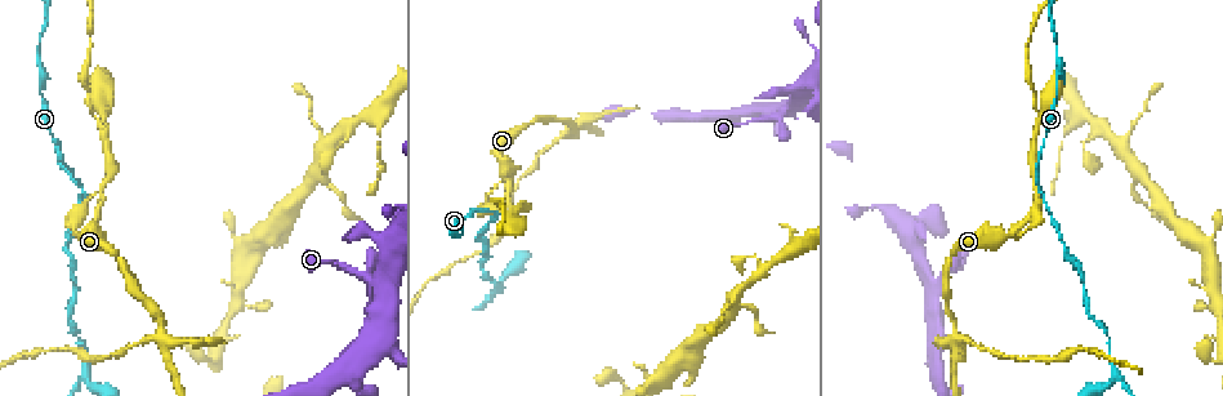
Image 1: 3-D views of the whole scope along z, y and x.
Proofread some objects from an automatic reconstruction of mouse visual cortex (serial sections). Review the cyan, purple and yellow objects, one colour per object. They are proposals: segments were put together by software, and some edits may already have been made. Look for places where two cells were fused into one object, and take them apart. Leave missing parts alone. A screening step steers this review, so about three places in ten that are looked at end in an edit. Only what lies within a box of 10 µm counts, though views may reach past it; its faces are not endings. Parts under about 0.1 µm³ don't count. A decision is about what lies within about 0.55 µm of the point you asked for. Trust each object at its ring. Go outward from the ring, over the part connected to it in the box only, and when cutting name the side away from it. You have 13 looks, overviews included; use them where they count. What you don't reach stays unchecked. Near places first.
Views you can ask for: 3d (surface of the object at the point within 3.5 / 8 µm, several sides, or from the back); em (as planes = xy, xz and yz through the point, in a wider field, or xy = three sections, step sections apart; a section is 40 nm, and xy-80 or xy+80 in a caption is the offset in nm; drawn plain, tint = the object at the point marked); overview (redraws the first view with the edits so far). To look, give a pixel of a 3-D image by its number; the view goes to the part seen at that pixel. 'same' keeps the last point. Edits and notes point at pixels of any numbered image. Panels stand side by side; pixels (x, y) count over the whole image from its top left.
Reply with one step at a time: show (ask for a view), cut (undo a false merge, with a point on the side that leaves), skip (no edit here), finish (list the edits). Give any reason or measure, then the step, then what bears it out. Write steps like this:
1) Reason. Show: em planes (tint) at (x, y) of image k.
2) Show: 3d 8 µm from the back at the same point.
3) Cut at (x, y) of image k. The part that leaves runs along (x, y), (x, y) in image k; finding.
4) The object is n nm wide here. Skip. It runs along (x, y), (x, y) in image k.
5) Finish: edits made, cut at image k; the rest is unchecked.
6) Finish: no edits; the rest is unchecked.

Branch point. Show: 3d 3.5 µm from the back at (930, 340) of image 1.

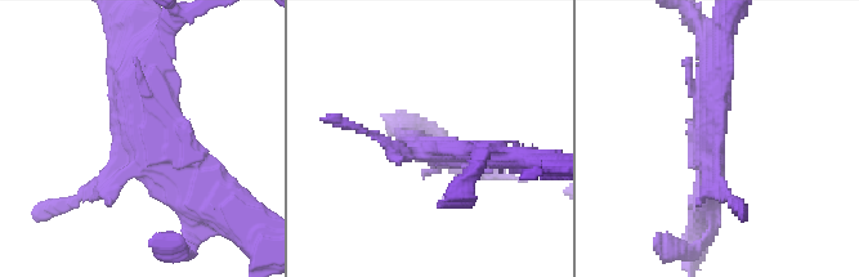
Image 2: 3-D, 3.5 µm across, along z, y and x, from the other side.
Skip. It runs along (146, 50), (146, 142), (210, 209) in image 2; continuous, no second cell.

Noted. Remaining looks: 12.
Narrows sharply. Show: 3d 3.5 µm at (946, 265) of image 1.

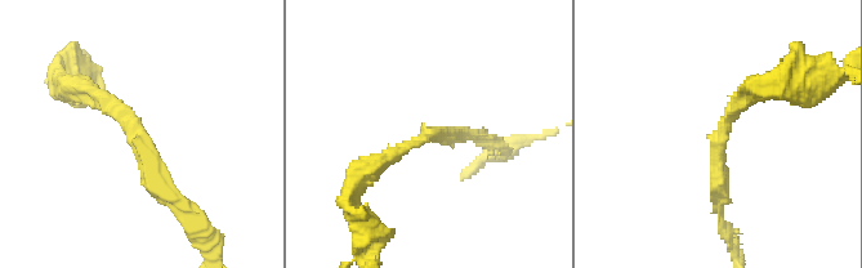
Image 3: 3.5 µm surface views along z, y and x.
The arms are 200, 250 nm wide; need the tissue. Show: em xy step 5 (tint) at (132, 136) of image 3.

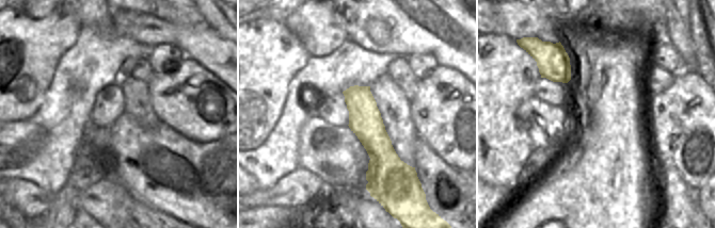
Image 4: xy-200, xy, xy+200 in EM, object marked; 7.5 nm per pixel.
Skip. It runs along (72, 88), (112, 111), (183, 206) in image 3; all the same cell.

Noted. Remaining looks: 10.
Three-way junction. Show: 3d 3.5 µm at (161, 333) of image 1.

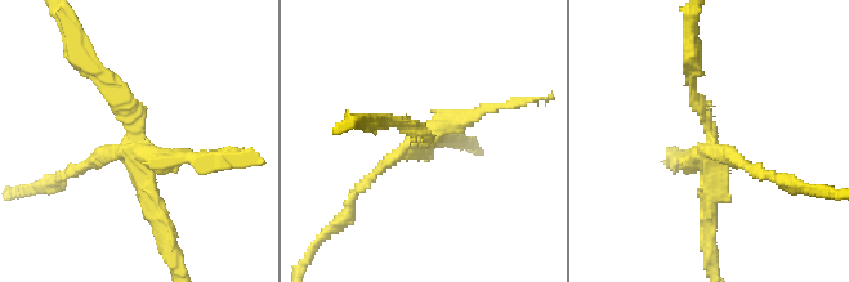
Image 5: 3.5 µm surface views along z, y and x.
Show: em planes (tint) at (417, 141) of image 5.

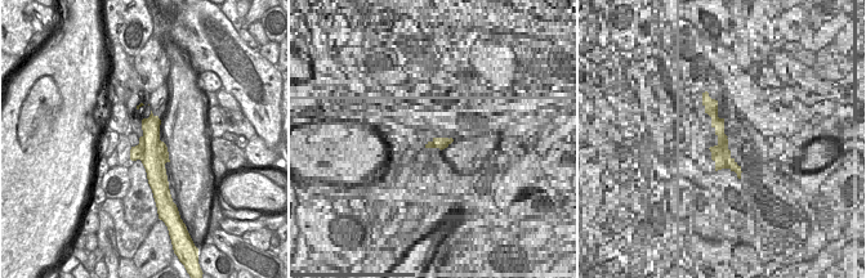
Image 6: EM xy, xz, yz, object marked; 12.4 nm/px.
Cut it another way. Show: em xy step 3 (tint) at the same point.

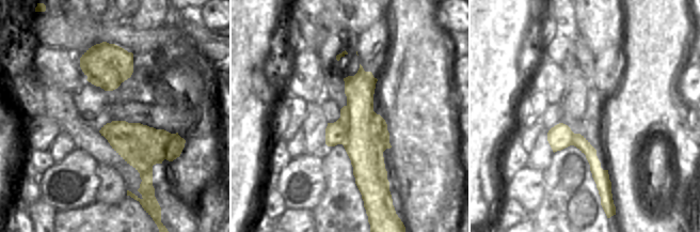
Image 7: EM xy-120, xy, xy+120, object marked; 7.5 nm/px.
The object is 360 nm wide here. Cut at (191, 159) of image 5. The part that leaves runs along (126, 150), (43, 186) in image 5; a second cell is stuck on.

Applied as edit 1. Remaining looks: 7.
Two arms at a narrow angle. Show: 3d 8 µm from the back at (516, 211) of image 1.

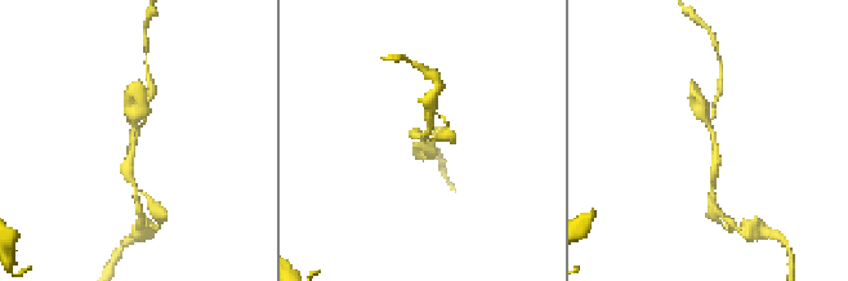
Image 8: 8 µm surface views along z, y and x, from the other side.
3 arms meet here; the arms are 150, 250, 300 nm wide; need the tissue. Show: em xy step 2 (tint) at the same point.

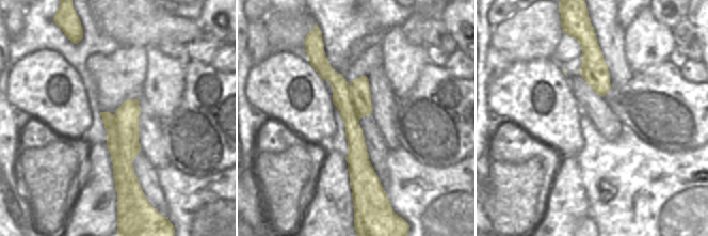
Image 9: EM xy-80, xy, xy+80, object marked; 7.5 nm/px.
Cut at (134, 107) of image 8. A border runs along (114, 114), (116, 157), (133, 197) in image 9; a second cell is stuck on.

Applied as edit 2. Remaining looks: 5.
Abrupt turn. Show: 3d 3.5 µm at (498, 288) of image 1.

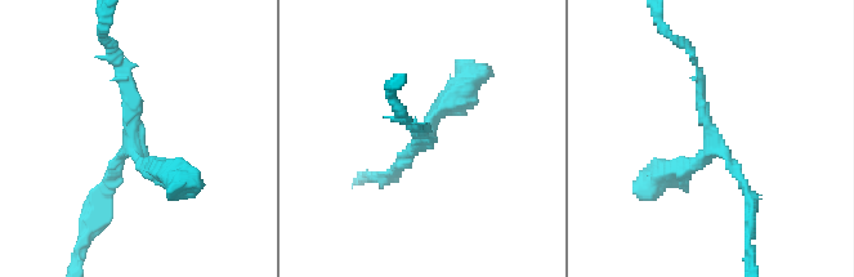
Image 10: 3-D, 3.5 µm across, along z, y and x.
Need the tissue. Show: em xy step 5 (tint) at (417, 135) of image 10.

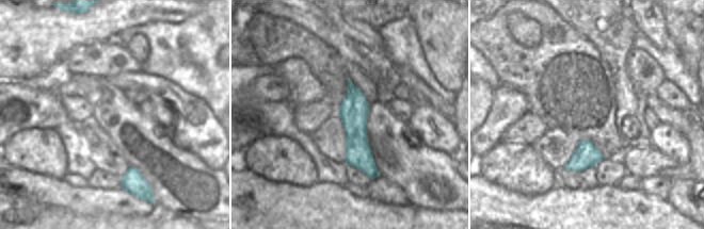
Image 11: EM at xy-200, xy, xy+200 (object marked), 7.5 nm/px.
Skip. It runs along (115, 67), (138, 162), (178, 178) in image 10; one cell here.

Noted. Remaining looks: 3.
Finish: edits made, cut at image 5, cut at image 8; the rest is unchecked.

